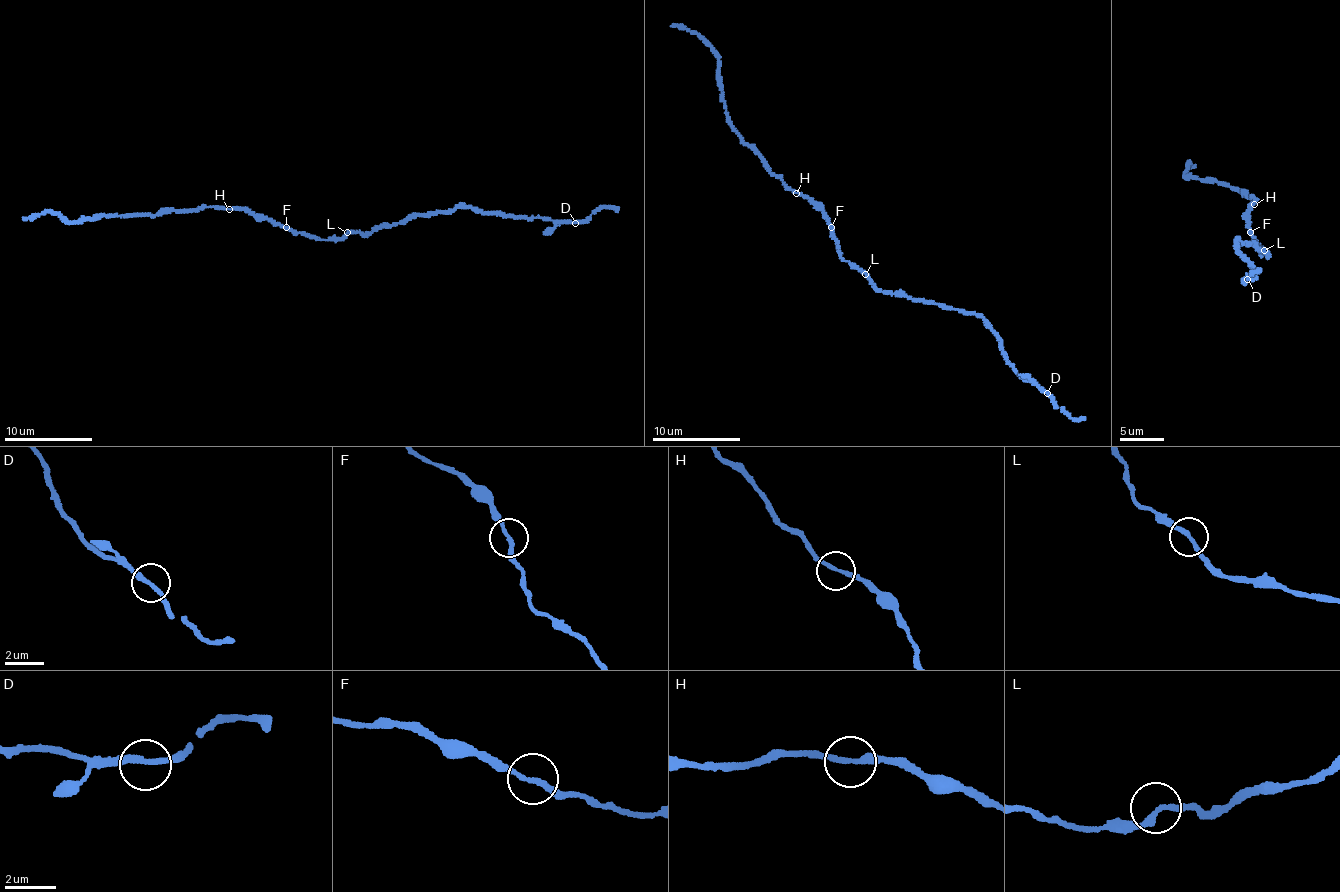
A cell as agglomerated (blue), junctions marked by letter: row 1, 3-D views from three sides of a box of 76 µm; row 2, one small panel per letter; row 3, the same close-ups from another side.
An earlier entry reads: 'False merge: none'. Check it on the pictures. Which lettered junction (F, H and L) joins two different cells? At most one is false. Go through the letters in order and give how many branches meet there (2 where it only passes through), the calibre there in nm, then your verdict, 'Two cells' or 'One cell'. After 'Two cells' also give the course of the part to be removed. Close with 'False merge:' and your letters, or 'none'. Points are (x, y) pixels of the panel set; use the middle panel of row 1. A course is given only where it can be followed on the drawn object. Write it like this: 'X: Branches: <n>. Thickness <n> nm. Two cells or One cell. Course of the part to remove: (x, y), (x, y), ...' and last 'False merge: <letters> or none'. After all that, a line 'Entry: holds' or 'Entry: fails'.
F: Branches: 2. Thickness 200 nm. One cell
H: Branches: 2. Thickness 200 nm. One cell
L: Branches: 2. Thickness 220 nm. One cell
False merge: none
Entry: holds

